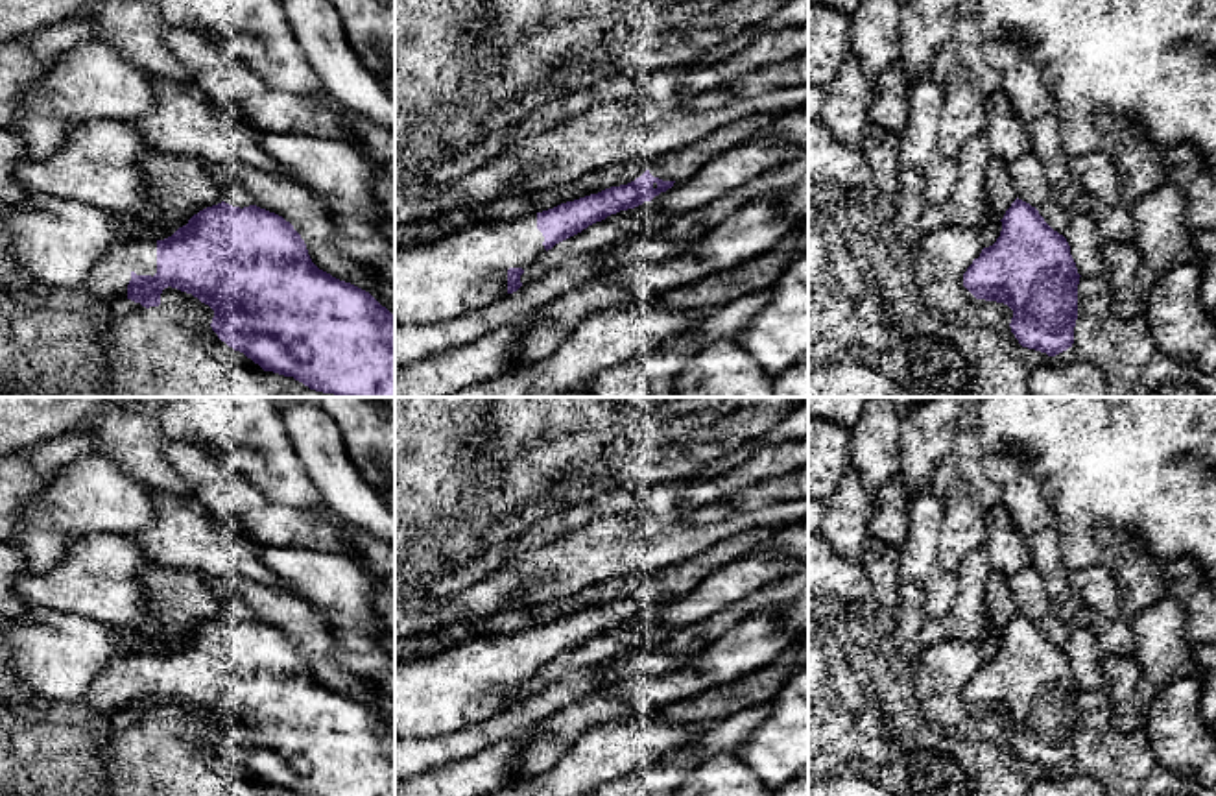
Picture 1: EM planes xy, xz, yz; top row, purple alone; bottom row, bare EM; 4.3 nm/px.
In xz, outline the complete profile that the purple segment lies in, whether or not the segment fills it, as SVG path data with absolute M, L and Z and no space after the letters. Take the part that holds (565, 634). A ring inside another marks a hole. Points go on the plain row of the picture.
M646 584L627 598L537 628L485 635L428 657L395 661L395 742L441 739L495 718L517 706L524 683L555 657L611 628L651 615L674 597Z

